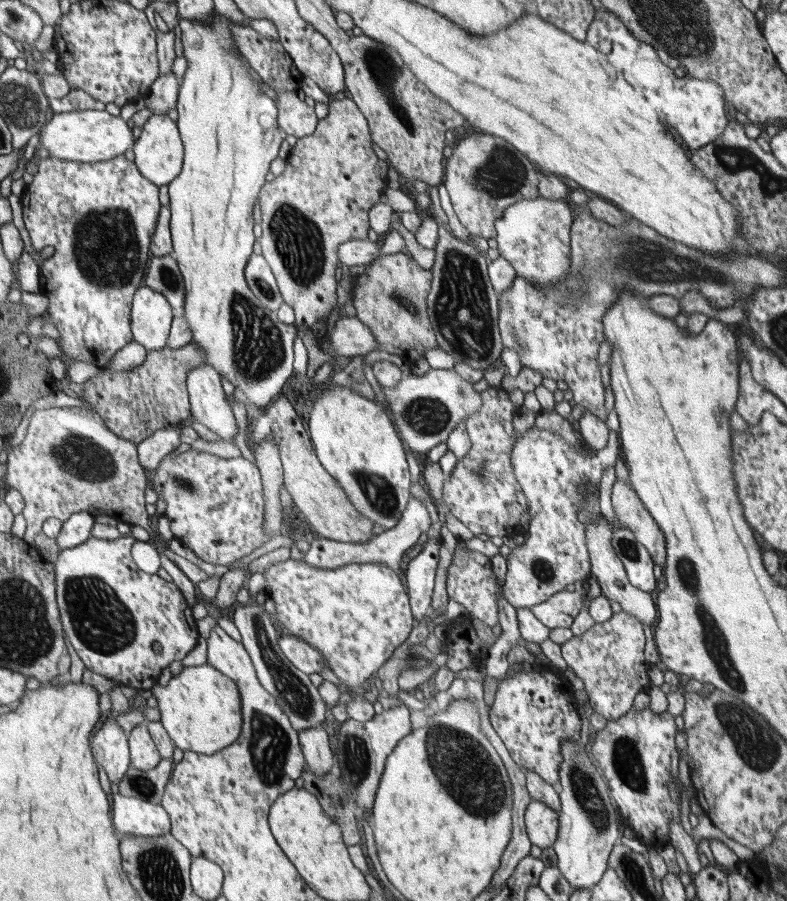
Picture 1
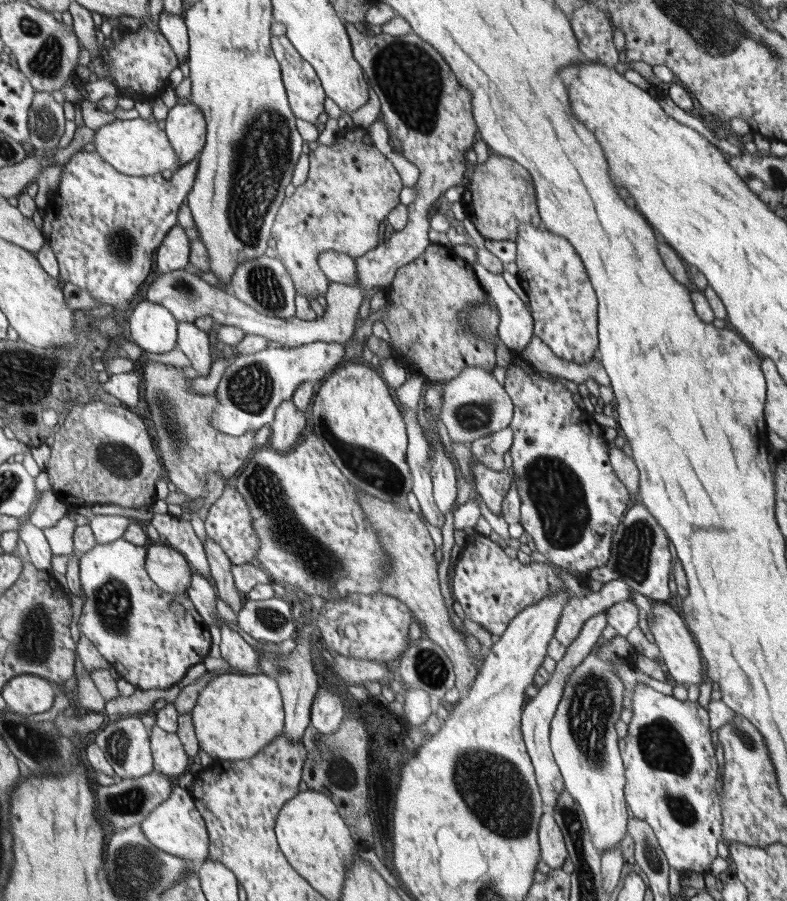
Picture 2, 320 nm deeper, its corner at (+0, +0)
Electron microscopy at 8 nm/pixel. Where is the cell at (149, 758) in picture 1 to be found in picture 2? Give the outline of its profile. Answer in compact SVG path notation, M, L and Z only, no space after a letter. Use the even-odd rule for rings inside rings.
M154 725L151 733L152 759L155 773L181 776L188 766L191 756L184 750L183 741L176 733L168 733Z

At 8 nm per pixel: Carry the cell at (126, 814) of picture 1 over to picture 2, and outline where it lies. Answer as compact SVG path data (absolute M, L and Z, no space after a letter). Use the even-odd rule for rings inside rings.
M177 785L171 790L168 800L156 806L140 826L155 847L167 851L168 854L176 855L178 858L193 861L196 867L200 867L200 864L208 858L211 841L207 823L196 808L194 801L195 799L192 798L188 790Z

